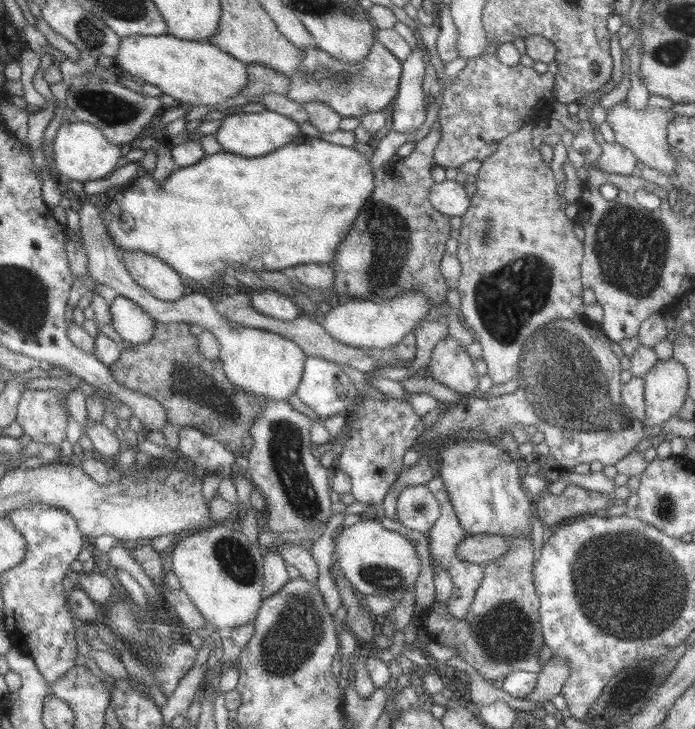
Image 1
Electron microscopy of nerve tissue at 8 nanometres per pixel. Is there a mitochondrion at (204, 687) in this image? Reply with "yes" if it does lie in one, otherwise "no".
no

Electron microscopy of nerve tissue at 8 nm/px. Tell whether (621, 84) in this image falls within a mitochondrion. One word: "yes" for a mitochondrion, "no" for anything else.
no

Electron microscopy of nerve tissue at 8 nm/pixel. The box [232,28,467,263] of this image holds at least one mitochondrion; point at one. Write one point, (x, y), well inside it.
(337, 75)

